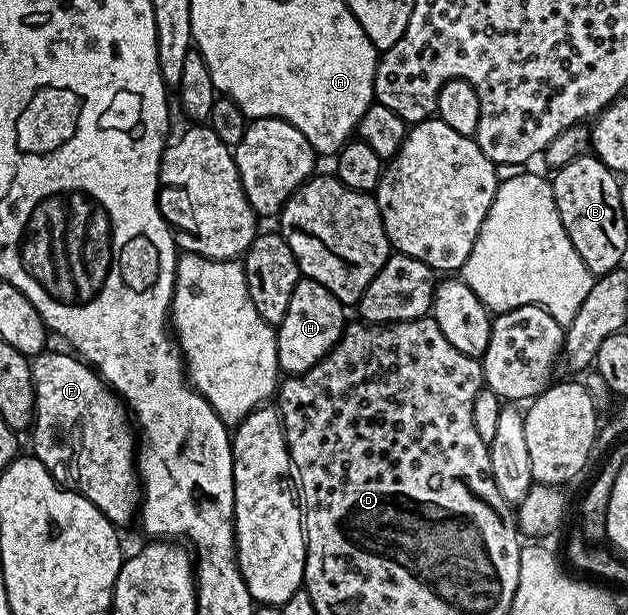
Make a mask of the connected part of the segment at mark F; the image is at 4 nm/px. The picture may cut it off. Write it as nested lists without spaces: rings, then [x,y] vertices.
[[[46,349],[31,359],[31,377],[35,389],[31,424],[32,454],[62,488],[78,491],[87,497],[87,501],[91,501],[91,505],[95,505],[95,509],[99,509],[99,513],[103,513],[103,517],[110,519],[114,527],[124,529],[132,519],[134,522],[138,518],[141,506],[142,485],[135,458],[135,431],[124,402],[109,390],[100,374],[84,359],[65,351]]]

